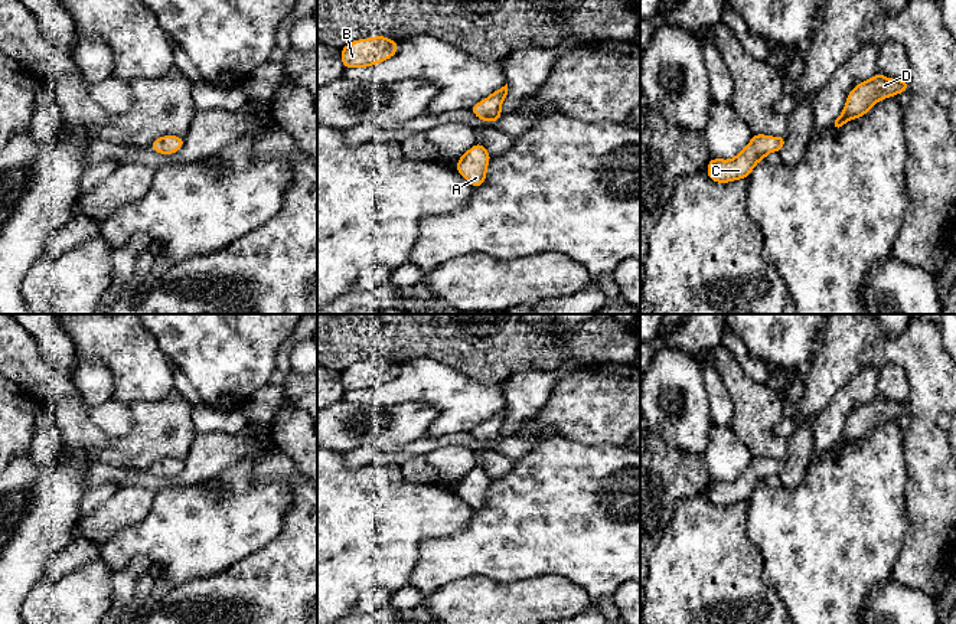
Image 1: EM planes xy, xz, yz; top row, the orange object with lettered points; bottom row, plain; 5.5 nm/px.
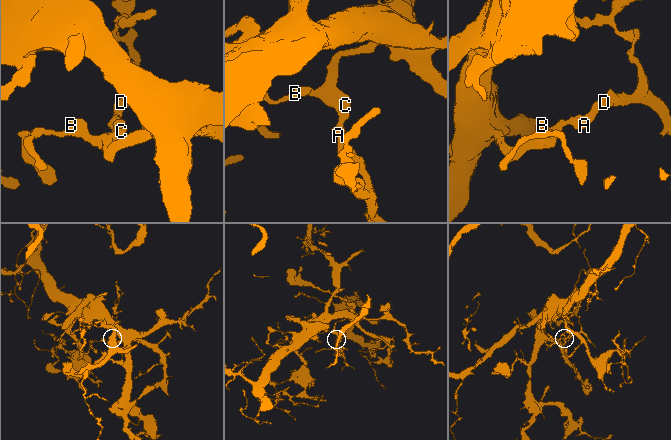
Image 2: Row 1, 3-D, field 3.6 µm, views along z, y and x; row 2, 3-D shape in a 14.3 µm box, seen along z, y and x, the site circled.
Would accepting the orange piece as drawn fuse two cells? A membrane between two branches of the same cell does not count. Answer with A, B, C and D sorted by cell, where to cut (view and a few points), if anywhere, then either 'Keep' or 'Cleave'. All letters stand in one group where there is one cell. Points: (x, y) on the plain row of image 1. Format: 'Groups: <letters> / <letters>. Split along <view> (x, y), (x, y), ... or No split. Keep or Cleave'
Groups: A B C D. No split. Keep

